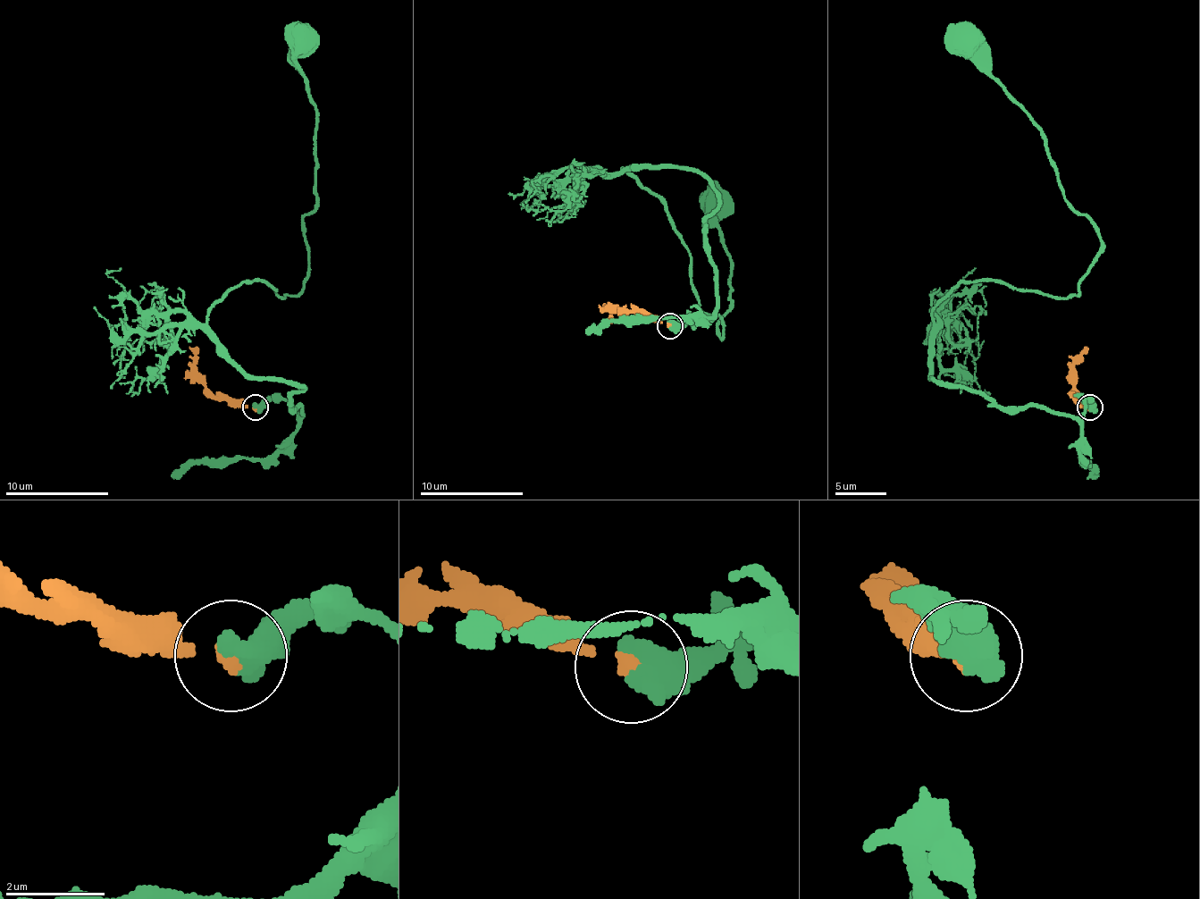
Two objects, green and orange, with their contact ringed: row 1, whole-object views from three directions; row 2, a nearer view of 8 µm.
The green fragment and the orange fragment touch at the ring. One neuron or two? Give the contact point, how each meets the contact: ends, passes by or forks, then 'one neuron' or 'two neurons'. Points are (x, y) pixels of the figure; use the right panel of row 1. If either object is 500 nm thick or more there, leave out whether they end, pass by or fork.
at (1089, 407); one neuron

